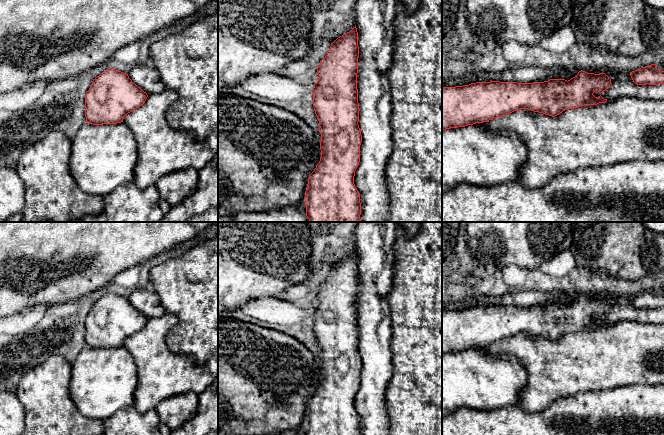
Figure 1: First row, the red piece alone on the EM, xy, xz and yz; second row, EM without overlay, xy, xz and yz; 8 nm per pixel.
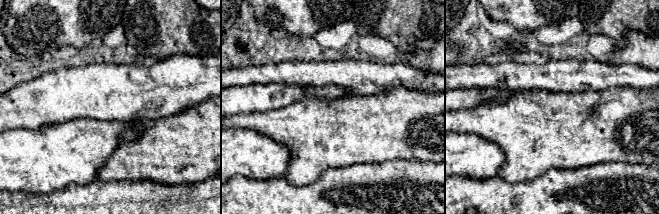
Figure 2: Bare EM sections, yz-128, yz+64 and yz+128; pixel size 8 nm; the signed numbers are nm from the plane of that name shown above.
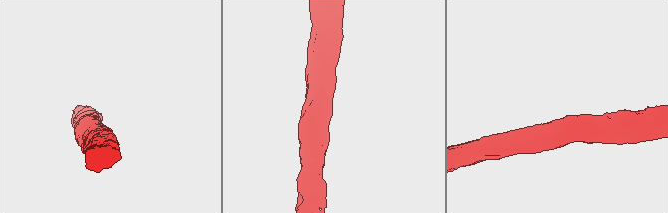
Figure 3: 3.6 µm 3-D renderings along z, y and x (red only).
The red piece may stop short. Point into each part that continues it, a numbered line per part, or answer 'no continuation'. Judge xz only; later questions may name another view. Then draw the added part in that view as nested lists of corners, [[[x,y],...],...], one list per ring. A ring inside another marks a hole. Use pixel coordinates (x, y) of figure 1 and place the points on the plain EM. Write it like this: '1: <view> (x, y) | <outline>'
1: xz (375, 241) | [[[358,222],[356,226],[359,270],[357,313],[360,335],[358,349],[362,366],[354,408],[360,418],[361,435],[389,435],[389,419],[385,410],[384,395],[392,377],[392,327],[387,297],[393,283],[393,249],[398,235],[397,222]]]

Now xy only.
1: xy (147, 302) | [[[146,288],[133,290],[128,300],[147,319],[162,317],[167,312],[161,304],[157,293]]]

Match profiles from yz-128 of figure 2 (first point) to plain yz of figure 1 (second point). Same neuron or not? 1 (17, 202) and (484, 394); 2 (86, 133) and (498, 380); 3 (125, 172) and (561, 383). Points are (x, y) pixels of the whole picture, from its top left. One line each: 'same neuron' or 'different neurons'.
1: different neurons
2: same neuron
3: same neuron

